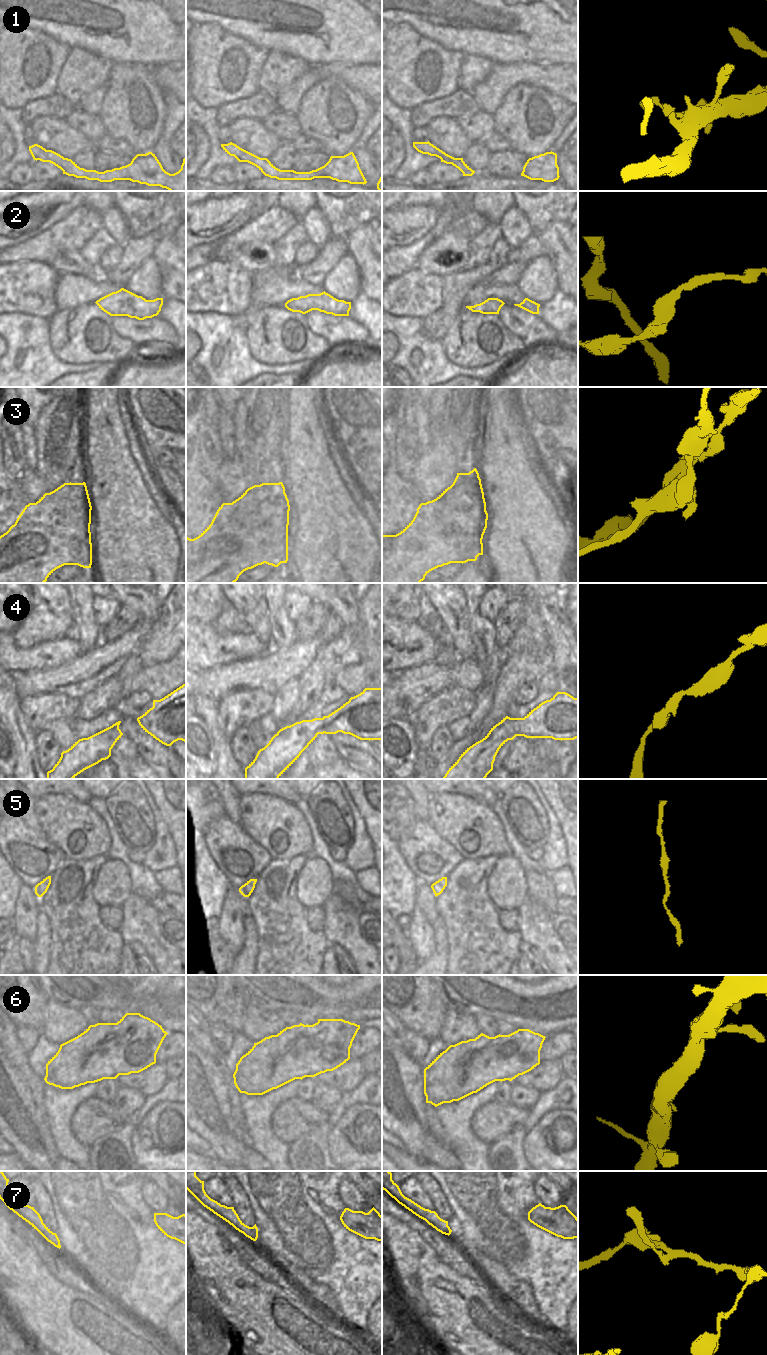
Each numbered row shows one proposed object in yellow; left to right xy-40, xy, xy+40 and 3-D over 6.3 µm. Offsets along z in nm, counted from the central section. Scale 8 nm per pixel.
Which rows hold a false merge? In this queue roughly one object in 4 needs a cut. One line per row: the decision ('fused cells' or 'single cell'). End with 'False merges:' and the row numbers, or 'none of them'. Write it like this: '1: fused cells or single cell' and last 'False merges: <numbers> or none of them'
1: single cell
2: single cell
3: fused cells
4: single cell
5: single cell
6: single cell
7: fused cells
False merges: 3, 7

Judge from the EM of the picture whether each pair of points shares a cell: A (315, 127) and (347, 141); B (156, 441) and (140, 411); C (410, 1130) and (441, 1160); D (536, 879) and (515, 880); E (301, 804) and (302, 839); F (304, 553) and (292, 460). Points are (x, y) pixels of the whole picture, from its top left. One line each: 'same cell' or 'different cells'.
A: same cell
B: same cell
C: different cells
D: different cells
E: different cells
F: same cell

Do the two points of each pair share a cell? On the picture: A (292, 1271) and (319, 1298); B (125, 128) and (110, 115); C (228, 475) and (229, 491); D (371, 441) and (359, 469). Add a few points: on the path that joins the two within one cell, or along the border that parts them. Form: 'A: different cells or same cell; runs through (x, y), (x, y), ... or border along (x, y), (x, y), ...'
A: same cell; runs through (299, 1278), (312, 1291)
B: same cell; runs through (121, 124), (114, 117)
C: same cell; runs through (229, 479), (229, 487)
D: different cells; border along (368, 449), (362, 449), (353, 458), (346, 460)

